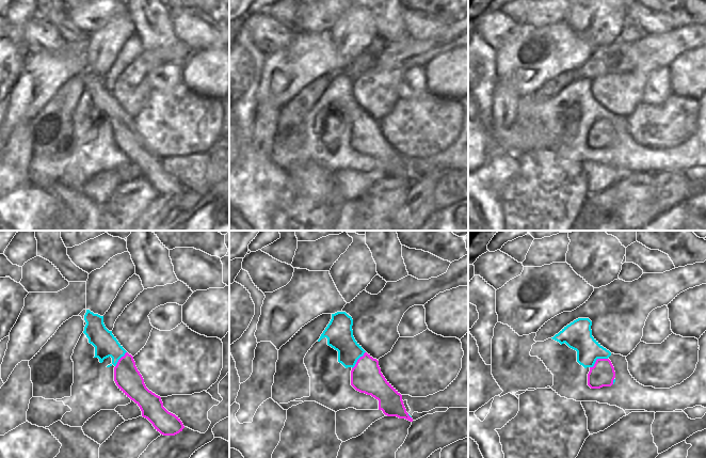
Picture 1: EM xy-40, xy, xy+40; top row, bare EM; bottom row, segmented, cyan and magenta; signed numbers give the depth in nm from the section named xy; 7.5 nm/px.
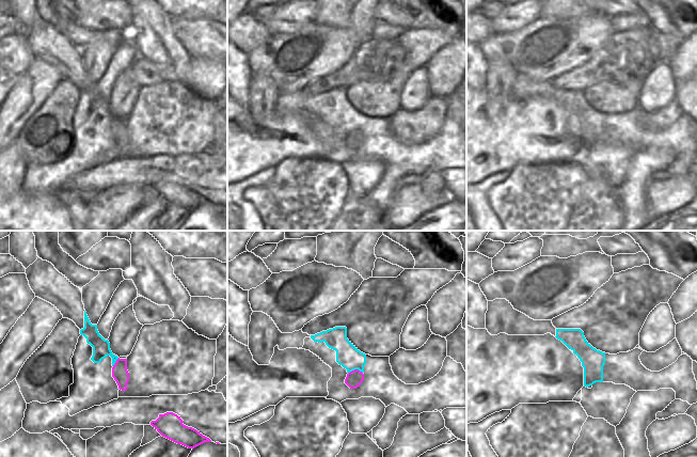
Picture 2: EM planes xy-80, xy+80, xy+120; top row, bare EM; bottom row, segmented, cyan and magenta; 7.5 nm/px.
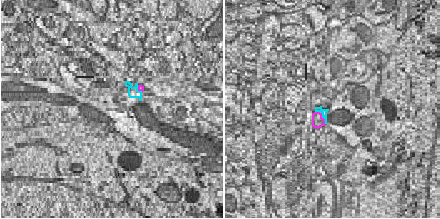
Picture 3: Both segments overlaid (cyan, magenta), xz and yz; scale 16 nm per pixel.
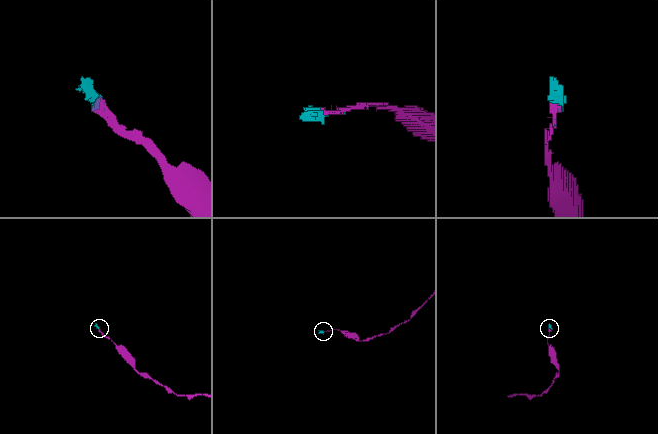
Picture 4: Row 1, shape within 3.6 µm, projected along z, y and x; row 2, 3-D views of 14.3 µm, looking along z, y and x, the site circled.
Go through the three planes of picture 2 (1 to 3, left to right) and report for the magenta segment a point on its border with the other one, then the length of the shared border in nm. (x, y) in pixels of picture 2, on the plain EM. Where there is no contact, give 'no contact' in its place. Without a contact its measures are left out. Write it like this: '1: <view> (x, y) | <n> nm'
1: xy-80 (115, 122) | 80 nm
2: xy+80 (354, 129) | 110 nm
3: no contact

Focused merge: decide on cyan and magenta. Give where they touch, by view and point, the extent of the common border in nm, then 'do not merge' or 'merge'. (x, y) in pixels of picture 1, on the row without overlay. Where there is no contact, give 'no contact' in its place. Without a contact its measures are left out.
xy+40 (597, 119) | 150 nm | merge

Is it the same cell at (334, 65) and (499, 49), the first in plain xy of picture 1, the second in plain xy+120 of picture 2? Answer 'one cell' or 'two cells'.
one cell

